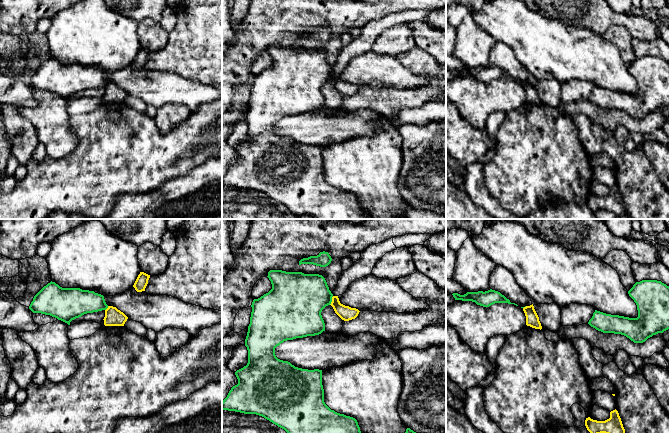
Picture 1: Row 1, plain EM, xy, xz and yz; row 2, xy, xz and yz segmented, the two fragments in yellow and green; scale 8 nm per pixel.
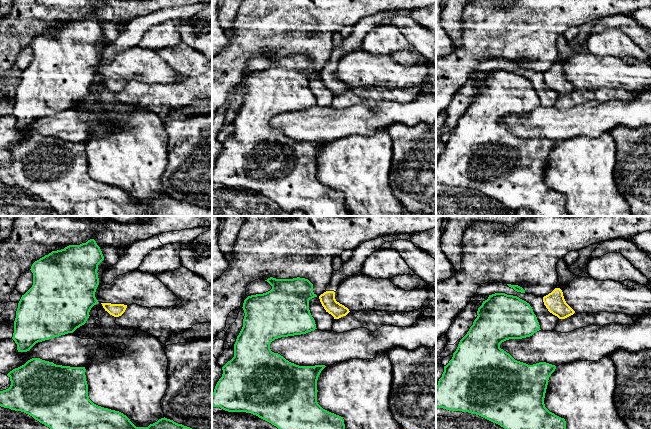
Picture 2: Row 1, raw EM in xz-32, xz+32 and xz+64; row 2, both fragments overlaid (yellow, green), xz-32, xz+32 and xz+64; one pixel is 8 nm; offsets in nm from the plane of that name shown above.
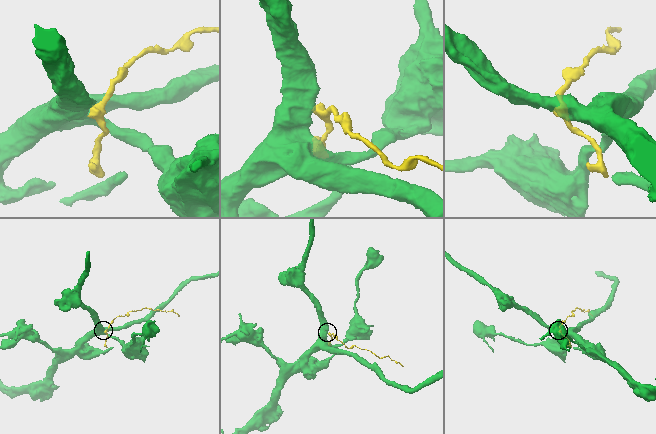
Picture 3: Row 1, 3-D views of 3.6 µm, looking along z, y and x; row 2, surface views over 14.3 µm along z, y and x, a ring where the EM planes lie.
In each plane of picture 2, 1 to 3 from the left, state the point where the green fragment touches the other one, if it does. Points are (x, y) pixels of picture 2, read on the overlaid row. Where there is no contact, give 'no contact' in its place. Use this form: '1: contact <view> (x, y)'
1: no contact
2: no contact
3: no contact

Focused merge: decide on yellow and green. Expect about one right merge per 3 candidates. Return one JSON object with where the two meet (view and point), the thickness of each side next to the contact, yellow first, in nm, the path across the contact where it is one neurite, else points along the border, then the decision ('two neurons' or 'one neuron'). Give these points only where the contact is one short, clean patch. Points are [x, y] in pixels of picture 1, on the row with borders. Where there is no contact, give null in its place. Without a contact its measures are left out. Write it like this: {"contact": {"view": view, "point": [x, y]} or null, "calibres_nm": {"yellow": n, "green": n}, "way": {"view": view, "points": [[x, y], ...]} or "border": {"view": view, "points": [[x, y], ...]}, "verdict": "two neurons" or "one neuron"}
{"contact": {"view": "xz", "point": [332, 300]}, "calibres_nm": {"yellow": 120, "green": 380}, "border": {"view": "xz", "points": [[333, 296], [329, 304]]}, "verdict": "two neurons"}

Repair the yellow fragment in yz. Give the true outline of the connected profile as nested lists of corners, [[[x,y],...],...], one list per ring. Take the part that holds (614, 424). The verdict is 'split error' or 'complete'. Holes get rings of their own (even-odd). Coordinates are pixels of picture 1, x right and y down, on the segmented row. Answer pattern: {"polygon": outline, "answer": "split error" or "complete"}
{"polygon": [[[615,409],[610,412],[610,418],[605,421],[586,418],[585,426],[590,433],[625,433],[621,418]]], "answer": "complete"}

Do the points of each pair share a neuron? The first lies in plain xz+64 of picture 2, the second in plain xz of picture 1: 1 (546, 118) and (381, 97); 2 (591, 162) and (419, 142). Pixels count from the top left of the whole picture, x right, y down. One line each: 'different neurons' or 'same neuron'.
1: different neurons
2: different neurons

